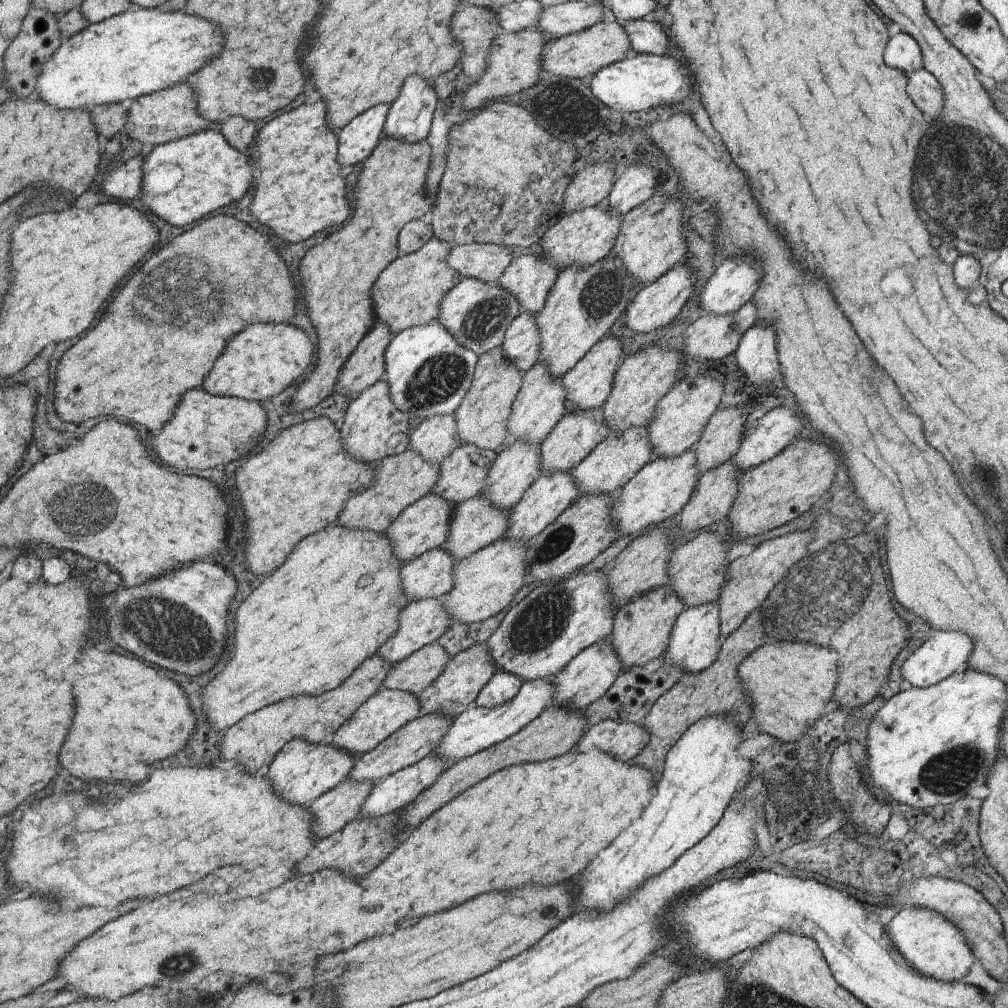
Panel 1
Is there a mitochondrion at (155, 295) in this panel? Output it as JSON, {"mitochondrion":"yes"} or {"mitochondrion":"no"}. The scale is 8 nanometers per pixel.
{"mitochondrion":"yes"}

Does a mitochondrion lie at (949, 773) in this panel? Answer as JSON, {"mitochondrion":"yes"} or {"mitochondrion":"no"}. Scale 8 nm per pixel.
{"mitochondrion":"yes"}

